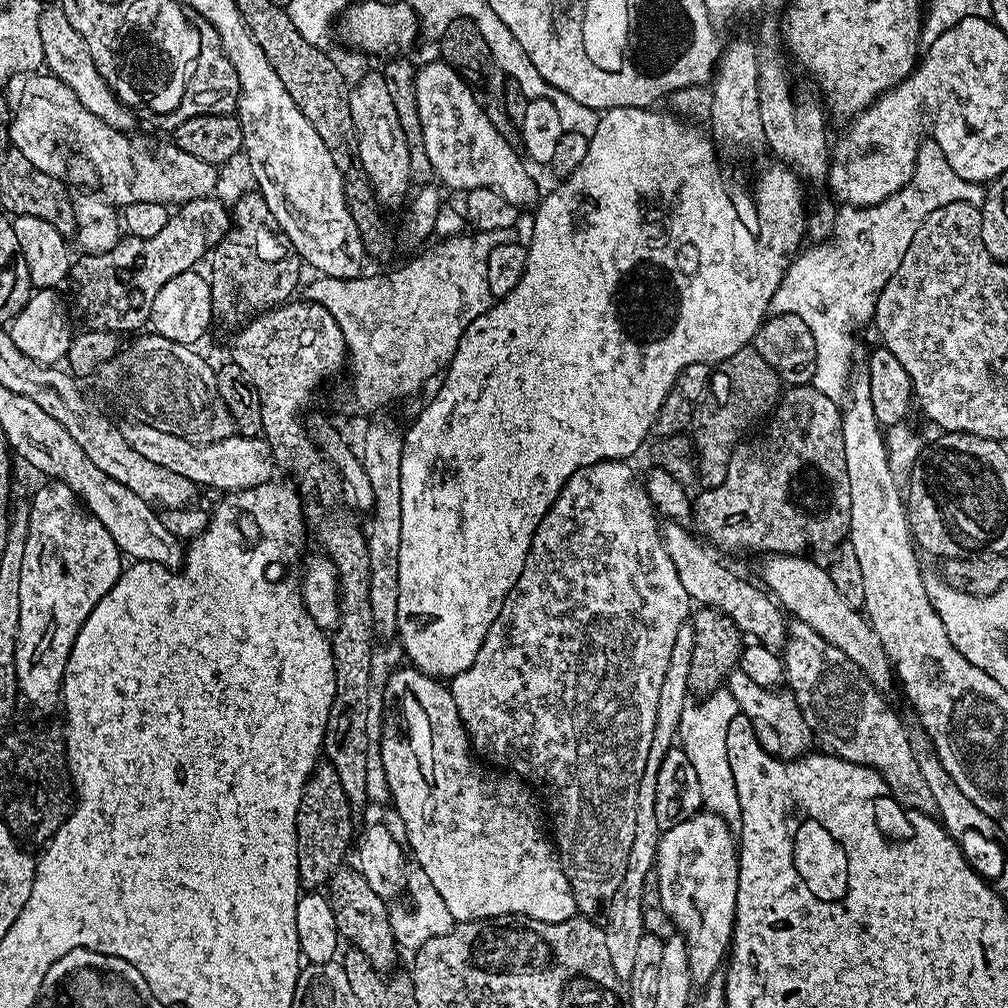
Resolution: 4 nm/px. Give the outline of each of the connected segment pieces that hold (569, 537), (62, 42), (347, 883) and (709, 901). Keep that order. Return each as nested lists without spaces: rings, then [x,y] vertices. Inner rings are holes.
[[[603,460],[578,470],[568,479],[564,489],[536,527],[526,566],[522,566],[518,582],[514,582],[510,594],[502,602],[502,610],[498,610],[498,618],[494,618],[494,626],[490,626],[482,642],[482,650],[478,650],[478,658],[474,658],[474,662],[469,668],[462,670],[462,674],[451,677],[450,680],[450,691],[458,706],[460,723],[468,732],[471,747],[477,753],[480,751],[482,755],[489,756],[496,764],[508,760],[512,767],[509,769],[529,785],[544,784],[548,812],[552,815],[550,828],[554,833],[554,847],[564,865],[564,872],[572,883],[572,890],[576,893],[577,909],[588,918],[599,917],[599,912],[601,915],[607,909],[626,874],[626,862],[630,858],[630,846],[634,842],[639,782],[652,751],[651,738],[654,736],[655,716],[658,714],[659,688],[666,676],[667,667],[671,664],[671,648],[678,637],[678,630],[690,616],[688,595],[664,545],[661,525],[656,525],[658,514],[648,496],[647,487],[642,483],[641,477],[640,480],[636,477],[636,472],[630,465],[631,463],[623,460]]]
[[[59,6],[45,7],[41,14],[40,26],[43,53],[45,54],[43,63],[46,68],[48,66],[47,71],[51,75],[57,76],[66,86],[70,86],[70,90],[74,90],[78,102],[82,102],[82,106],[86,106],[86,110],[90,110],[90,114],[102,118],[112,128],[131,129],[133,113],[120,103],[120,100],[108,88],[102,75],[98,74],[86,42],[70,26],[69,19],[66,18],[63,10]]]
[[[342,866],[329,878],[326,885],[326,899],[332,905],[334,922],[338,926],[341,937],[351,947],[368,956],[369,962],[376,971],[384,974],[396,964],[398,945],[394,938],[394,930],[390,919],[390,908],[385,897],[374,894],[370,882],[362,875],[359,867]],[[349,940],[349,941],[348,941]]]
[[[697,810],[686,820],[663,829],[656,851],[654,875],[660,883],[660,905],[668,915],[675,931],[688,943],[688,961],[693,985],[704,987],[716,972],[721,971],[732,946],[732,927],[736,921],[738,874],[740,857],[738,840],[728,824],[716,812]]]

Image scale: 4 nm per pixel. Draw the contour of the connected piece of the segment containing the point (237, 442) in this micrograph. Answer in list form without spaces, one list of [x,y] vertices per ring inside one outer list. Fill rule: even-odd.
[[[128,422],[122,431],[126,442],[142,454],[142,458],[150,462],[158,462],[158,466],[166,466],[174,474],[182,474],[182,478],[190,478],[201,489],[221,488],[221,493],[238,492],[245,488],[256,488],[273,479],[274,465],[270,446],[263,438],[255,436],[224,436],[221,440],[212,440],[209,444],[199,444],[196,438],[170,434],[166,430],[158,430],[149,424]]]

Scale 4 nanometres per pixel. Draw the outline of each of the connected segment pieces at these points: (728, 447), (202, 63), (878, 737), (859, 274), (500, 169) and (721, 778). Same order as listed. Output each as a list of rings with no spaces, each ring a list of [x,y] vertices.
[[[754,347],[738,350],[738,354],[730,354],[730,358],[721,360],[713,367],[708,394],[695,409],[694,423],[690,429],[701,489],[717,488],[726,482],[732,452],[745,439],[744,431],[755,420],[763,421],[775,409],[781,395],[780,376]]]
[[[213,30],[201,31],[199,35],[200,44],[197,48],[199,54],[187,75],[180,103],[170,112],[152,112],[147,115],[146,119],[149,124],[164,134],[170,134],[182,122],[186,122],[187,118],[199,115],[200,112],[220,113],[223,116],[233,115],[236,112],[236,103],[240,92],[237,74],[222,51],[219,36]]]
[[[799,622],[789,623],[782,667],[787,687],[796,696],[801,711],[810,714],[818,729],[819,739],[821,736],[828,740],[832,747],[829,749],[835,755],[855,764],[867,764],[879,772],[888,783],[893,798],[905,809],[929,814],[937,811],[934,794],[930,794],[930,786],[926,786],[926,778],[922,778],[922,770],[918,770],[909,729],[904,729],[895,710],[888,708],[884,701],[887,699],[877,692],[864,671],[850,662],[842,650],[838,650],[838,646],[826,642],[826,638],[822,638],[822,634],[810,626]]]
[[[930,138],[925,139],[916,152],[916,165],[912,171],[910,182],[902,186],[890,198],[872,204],[868,208],[844,206],[836,213],[836,225],[832,228],[829,239],[817,243],[816,248],[805,247],[789,263],[784,271],[780,288],[772,299],[771,315],[798,314],[806,326],[810,326],[810,334],[814,334],[816,347],[816,369],[812,375],[813,388],[822,390],[831,400],[839,401],[845,395],[850,377],[853,375],[852,351],[856,348],[856,340],[852,337],[852,327],[863,320],[871,321],[876,307],[876,293],[881,292],[886,282],[898,270],[910,242],[914,242],[914,234],[922,226],[922,222],[934,210],[946,206],[950,202],[966,202],[967,204],[981,205],[984,202],[986,188],[983,183],[967,180],[954,174],[952,162],[942,154],[942,150]]]
[[[435,59],[429,64],[421,63],[416,74],[416,105],[424,135],[424,153],[430,158],[435,179],[441,180],[441,185],[449,184],[461,190],[489,188],[520,210],[524,210],[527,204],[535,205],[538,200],[536,184],[524,169],[521,153],[509,144],[494,122],[490,122],[466,81],[443,59]]]
[[[717,690],[701,700],[704,700],[701,704],[693,703],[680,721],[678,736],[680,740],[684,739],[682,751],[688,755],[698,774],[701,793],[705,797],[717,796],[720,800],[731,801],[735,797],[736,788],[732,784],[732,767],[724,739],[730,722],[738,714],[736,700],[728,690]]]

